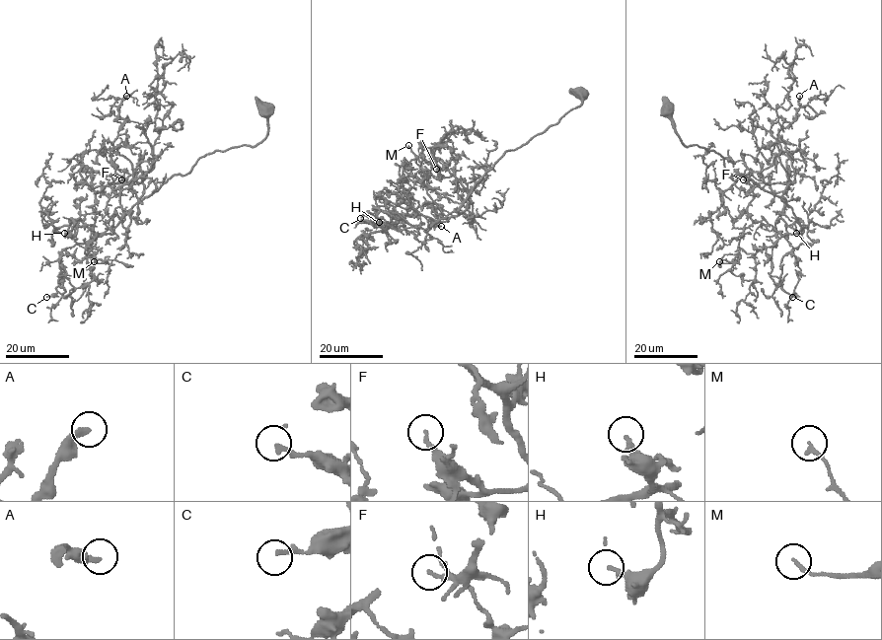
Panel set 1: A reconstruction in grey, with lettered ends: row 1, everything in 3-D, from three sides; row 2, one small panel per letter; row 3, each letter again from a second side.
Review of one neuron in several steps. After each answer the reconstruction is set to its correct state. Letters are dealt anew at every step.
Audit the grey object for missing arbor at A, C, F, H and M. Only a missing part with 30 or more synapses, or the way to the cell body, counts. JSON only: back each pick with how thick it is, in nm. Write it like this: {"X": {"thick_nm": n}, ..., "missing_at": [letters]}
{"A": {"thick_nm": 240}, "missing_at": ["A"]}

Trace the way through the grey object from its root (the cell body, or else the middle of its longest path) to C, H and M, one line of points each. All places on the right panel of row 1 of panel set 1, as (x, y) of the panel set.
C: (667, 110), (686, 146), (719, 154), (727, 172), (792, 209), (804, 242), (780, 263), (781, 287), (792, 297)
H: (667, 110), (686, 146), (713, 151), (729, 173), (782, 196), (802, 229), (786, 226), (802, 221), (796, 233)
M: (667, 110), (686, 146), (713, 151), (729, 173), (782, 196), (801, 227), (719, 261)

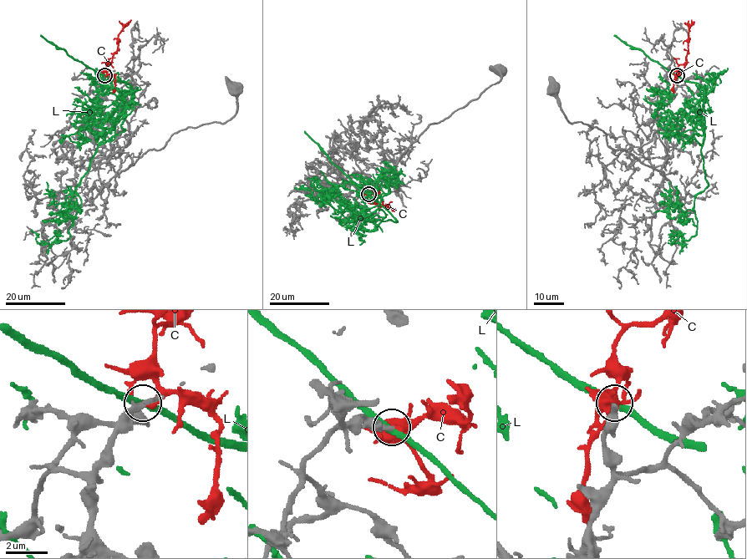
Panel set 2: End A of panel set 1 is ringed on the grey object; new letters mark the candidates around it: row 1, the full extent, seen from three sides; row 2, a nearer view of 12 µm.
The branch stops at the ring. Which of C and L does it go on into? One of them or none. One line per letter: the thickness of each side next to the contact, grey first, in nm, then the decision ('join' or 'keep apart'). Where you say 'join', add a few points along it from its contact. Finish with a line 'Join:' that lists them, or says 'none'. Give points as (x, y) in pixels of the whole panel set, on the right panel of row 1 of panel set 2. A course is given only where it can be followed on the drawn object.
C: 240 nm thick on the grey side, 180 nm on the other; join; it runs (677, 76), (678, 67), (686, 61), (691, 20)
L: 340 nm thick on the grey side, 300 nm on the other; keep apart
Join: C

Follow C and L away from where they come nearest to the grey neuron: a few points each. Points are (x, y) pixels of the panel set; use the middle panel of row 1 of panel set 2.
C: (368, 194), (375, 203), (395, 208)
L: (368, 194), (396, 221), (360, 218), (341, 225), (339, 217), (345, 211), (333, 214), (329, 205), (296, 186)

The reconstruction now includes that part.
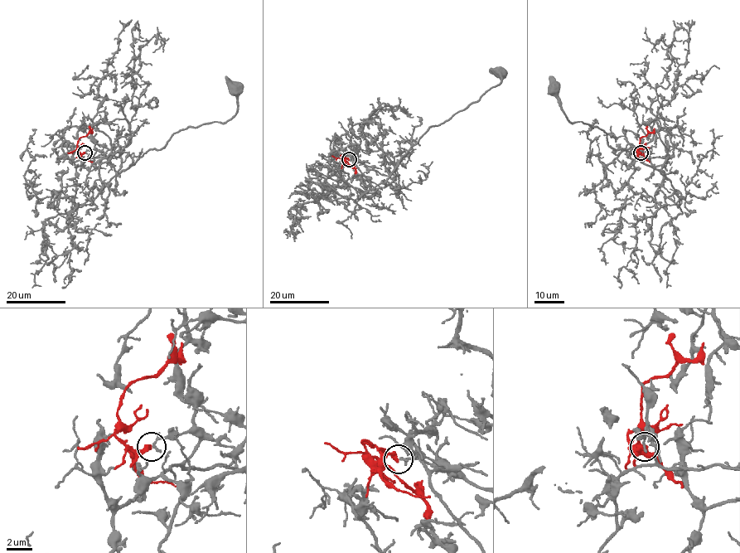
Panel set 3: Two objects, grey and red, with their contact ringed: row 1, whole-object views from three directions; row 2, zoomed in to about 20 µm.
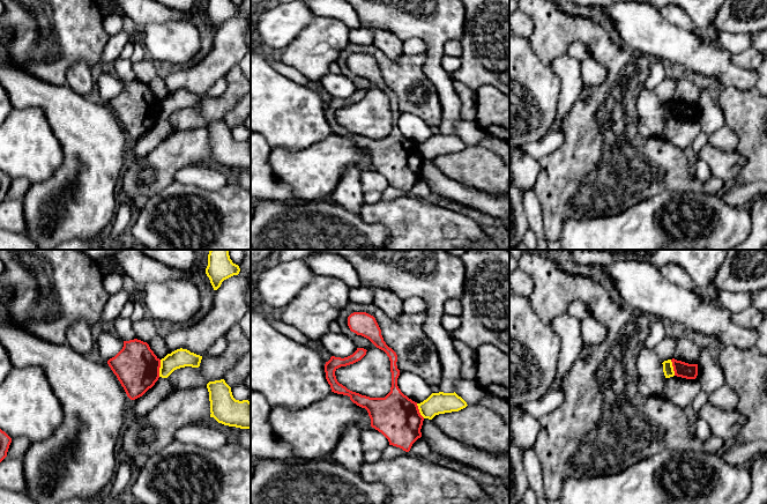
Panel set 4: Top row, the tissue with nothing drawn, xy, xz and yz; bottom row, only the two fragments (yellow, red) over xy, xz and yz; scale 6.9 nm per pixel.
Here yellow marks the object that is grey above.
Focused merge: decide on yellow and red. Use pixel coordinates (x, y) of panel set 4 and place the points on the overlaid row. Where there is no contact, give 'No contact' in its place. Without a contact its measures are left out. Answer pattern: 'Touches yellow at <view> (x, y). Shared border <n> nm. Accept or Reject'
Touches yellow at xy (159, 368). Shared border 120 nm. Reject

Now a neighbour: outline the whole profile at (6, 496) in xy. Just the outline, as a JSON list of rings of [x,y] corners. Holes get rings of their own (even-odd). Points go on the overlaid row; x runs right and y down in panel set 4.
[[[0,489],[0,504],[36,504],[25,492]]]

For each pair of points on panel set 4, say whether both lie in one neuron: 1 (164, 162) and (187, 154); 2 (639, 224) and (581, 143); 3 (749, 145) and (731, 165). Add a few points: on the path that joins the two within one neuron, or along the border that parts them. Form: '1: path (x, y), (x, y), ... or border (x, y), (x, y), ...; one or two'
1: path (170, 156), (179, 156), (181, 154); one
2: border (652, 195), (616, 214), (601, 215); two
3: border (736, 150), (743, 157), (744, 164), (734, 182); two

